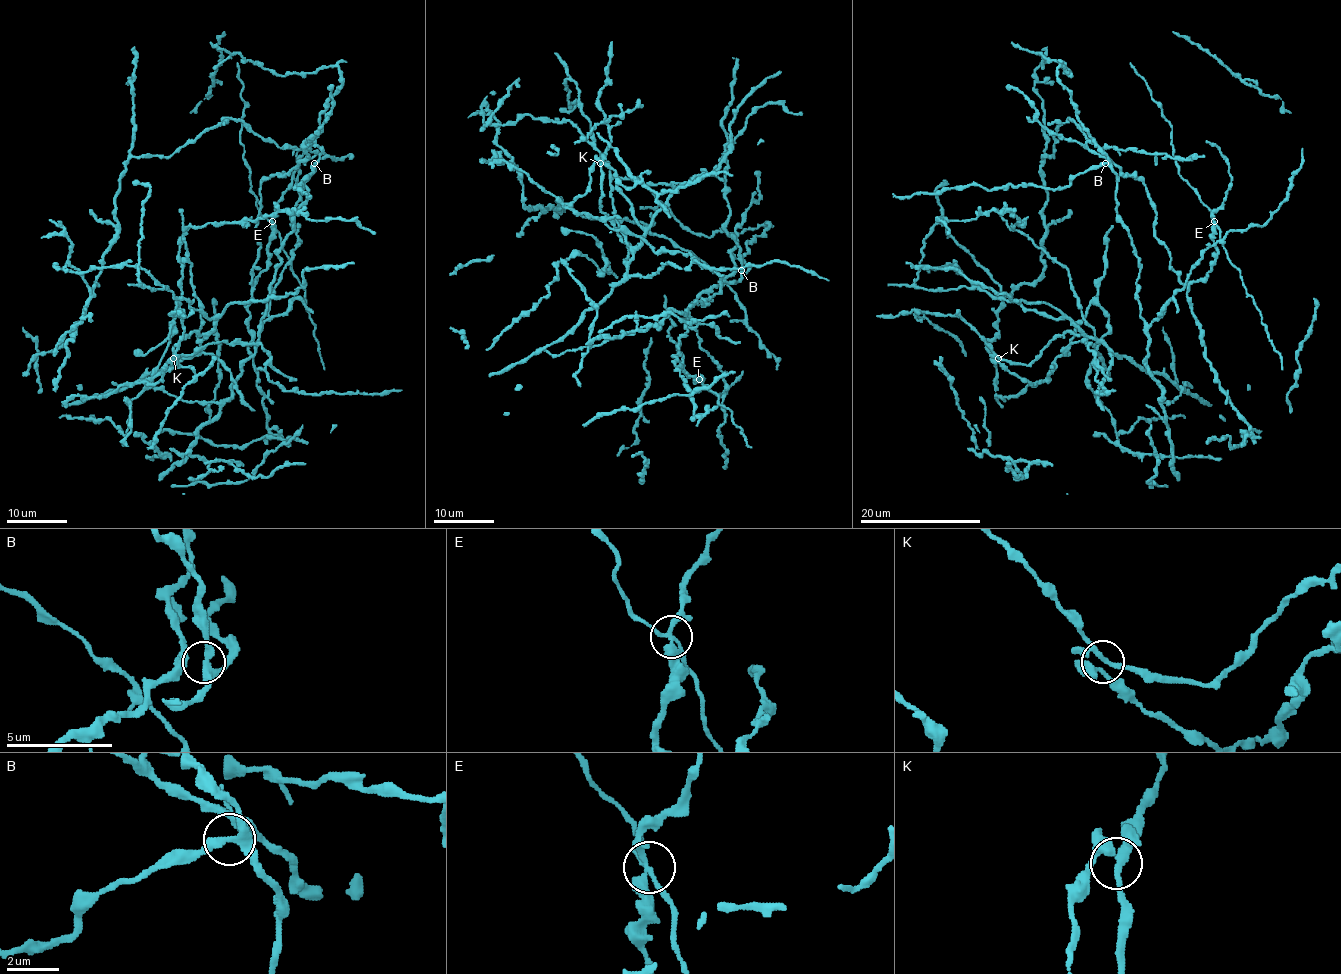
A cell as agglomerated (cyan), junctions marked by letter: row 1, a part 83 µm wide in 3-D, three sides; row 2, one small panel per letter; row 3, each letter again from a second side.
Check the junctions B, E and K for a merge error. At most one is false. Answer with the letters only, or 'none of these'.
E

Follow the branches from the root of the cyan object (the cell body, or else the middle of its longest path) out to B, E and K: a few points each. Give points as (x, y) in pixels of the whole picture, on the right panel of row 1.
B: (1137, 299), (1139, 263), (1136, 249), (1116, 210), (1118, 177), (1105, 163)
E: (1137, 299), (1118, 177), (1086, 143), (1143, 183), (1154, 236), (1184, 284), (1212, 267), (1215, 220)
K: (1137, 299), (1148, 373), (1172, 401), (1190, 384), (1081, 334), (1058, 334), (1028, 364), (998, 358)

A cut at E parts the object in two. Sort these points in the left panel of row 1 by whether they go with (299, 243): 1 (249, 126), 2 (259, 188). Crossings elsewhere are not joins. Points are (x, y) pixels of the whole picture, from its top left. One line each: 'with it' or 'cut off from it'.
1: with it
2: with it

